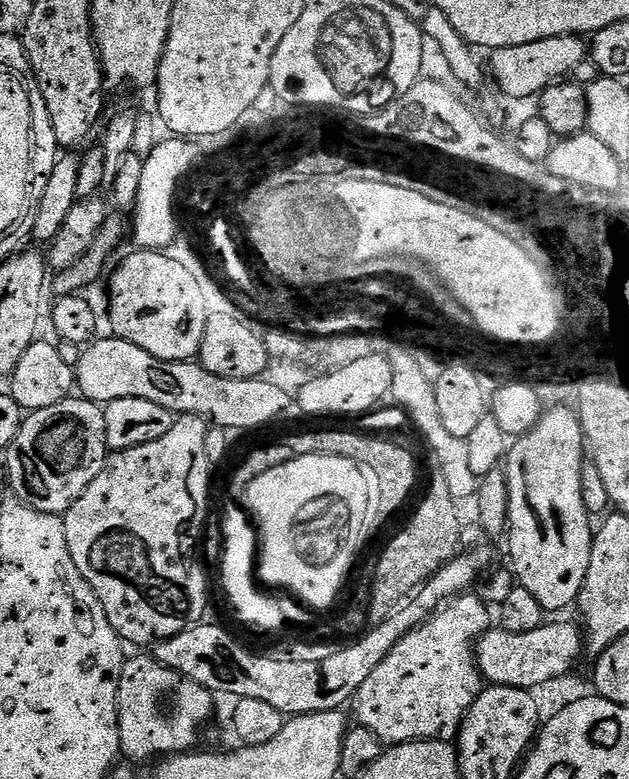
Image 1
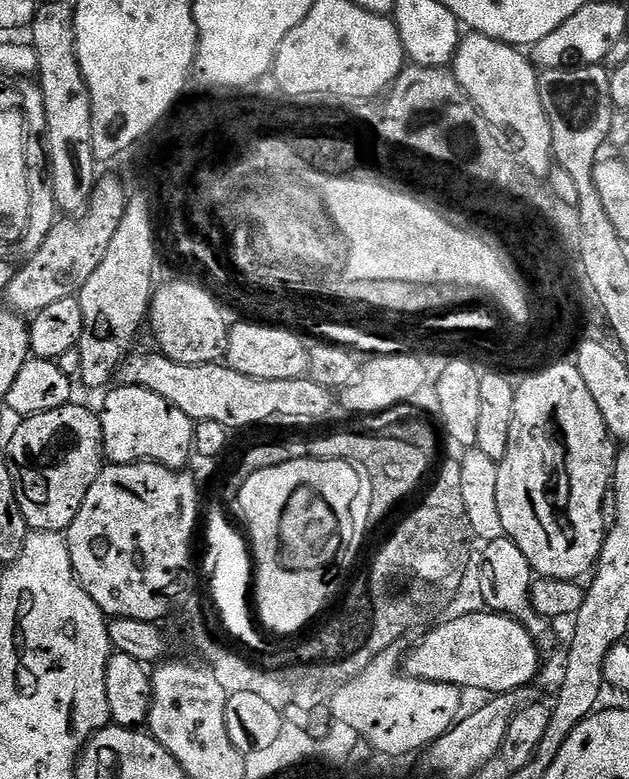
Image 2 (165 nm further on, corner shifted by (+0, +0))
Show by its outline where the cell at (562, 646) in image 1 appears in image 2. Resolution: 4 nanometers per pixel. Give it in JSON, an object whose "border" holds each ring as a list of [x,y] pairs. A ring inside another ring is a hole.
{"border":[[[468,610],[464,614],[440,622],[445,624],[437,623],[428,630],[433,632],[425,631],[416,649],[403,657],[403,671],[414,679],[454,684],[461,690],[473,688],[476,692],[487,694],[527,689],[540,668],[542,652],[523,624],[508,615],[489,610]]]}

